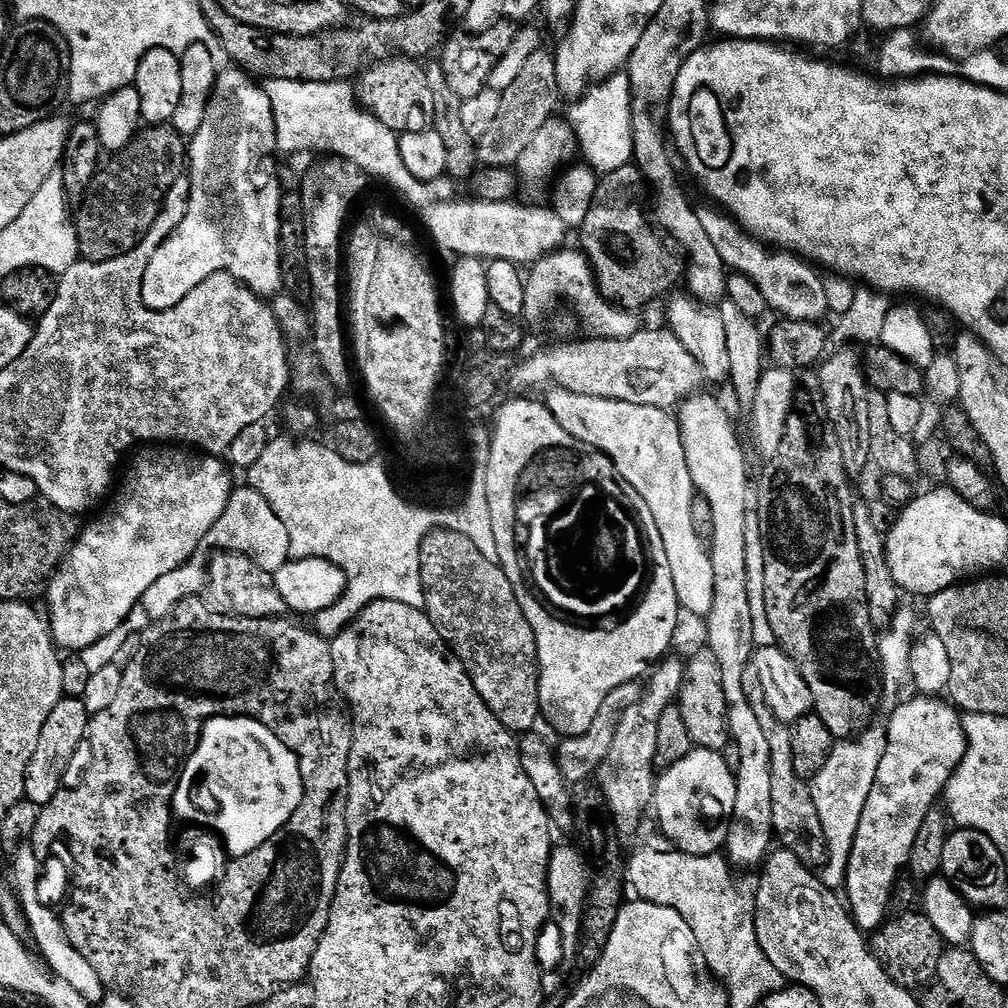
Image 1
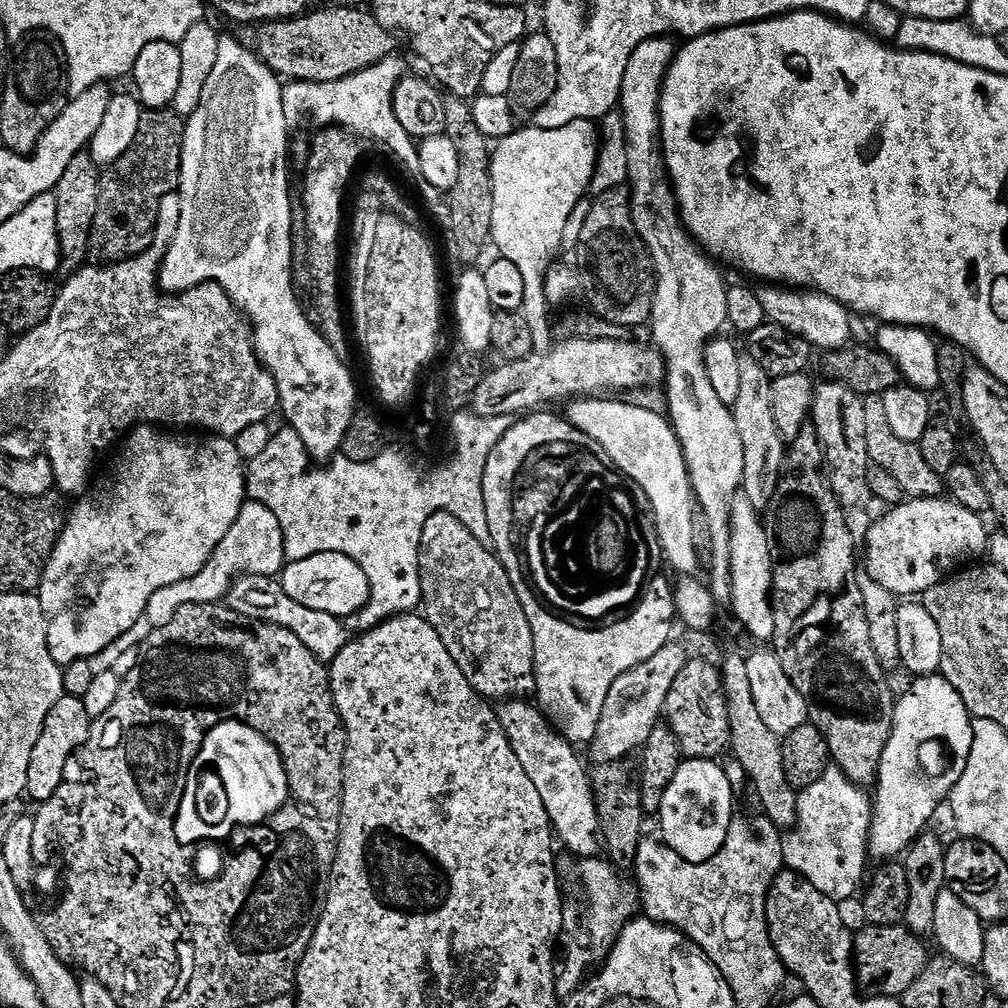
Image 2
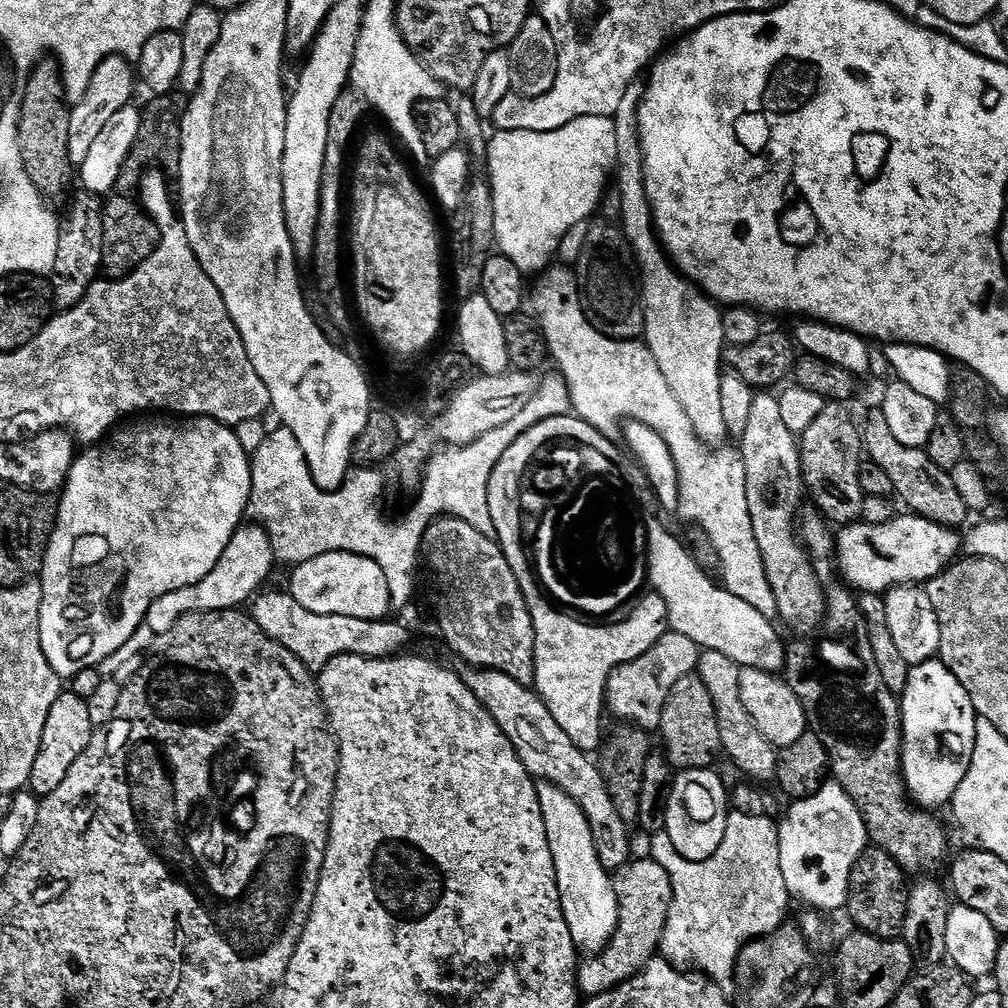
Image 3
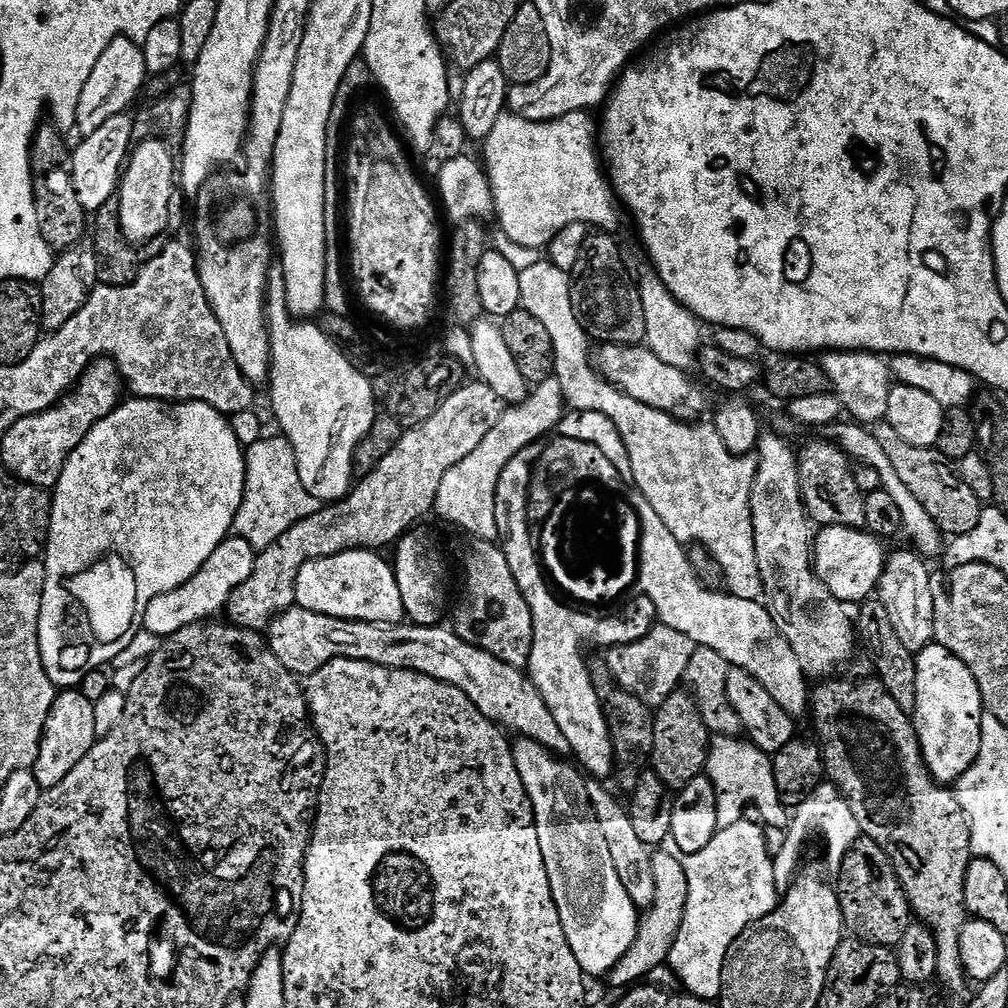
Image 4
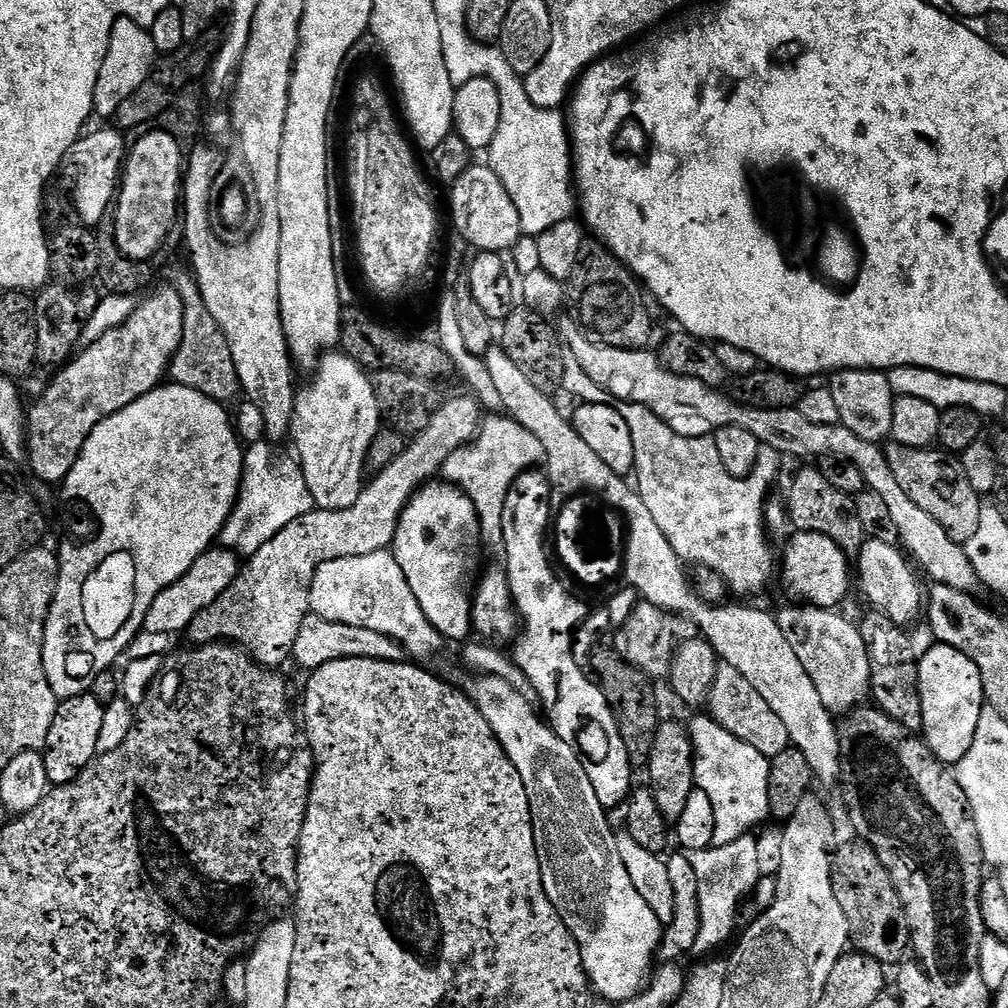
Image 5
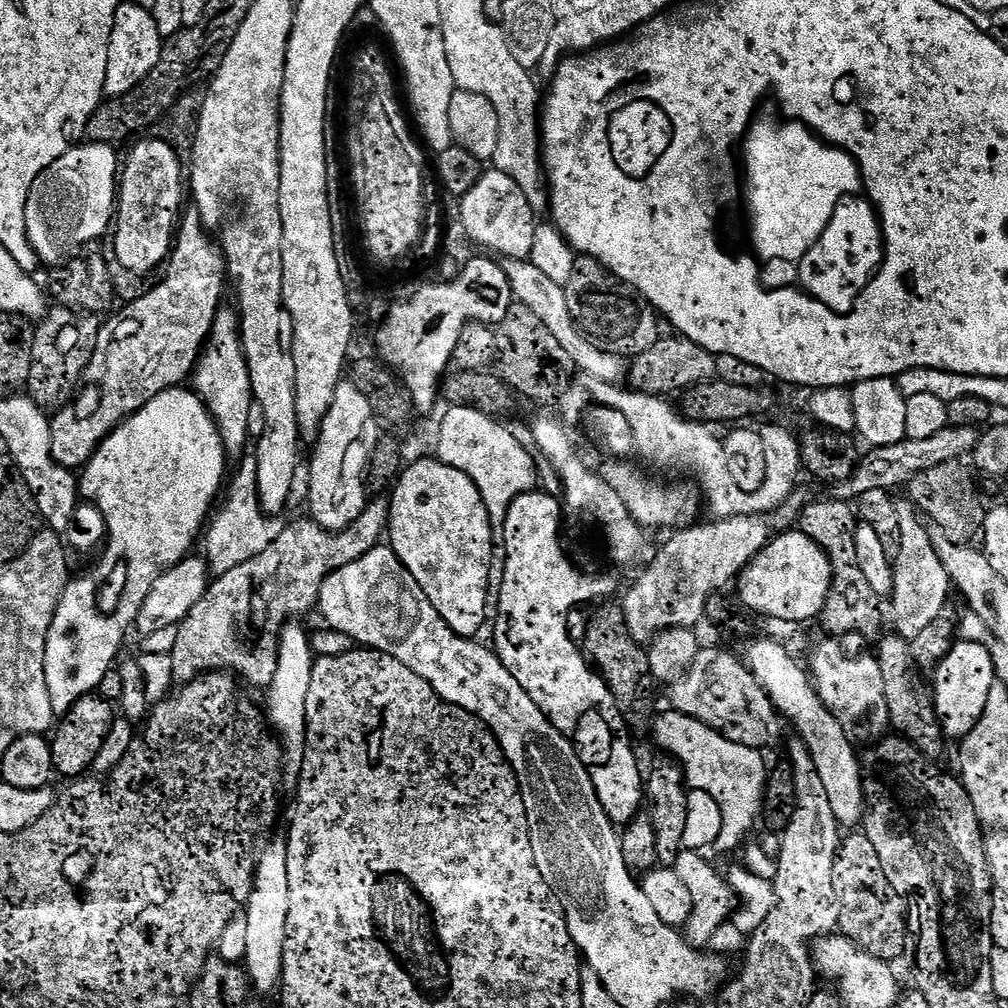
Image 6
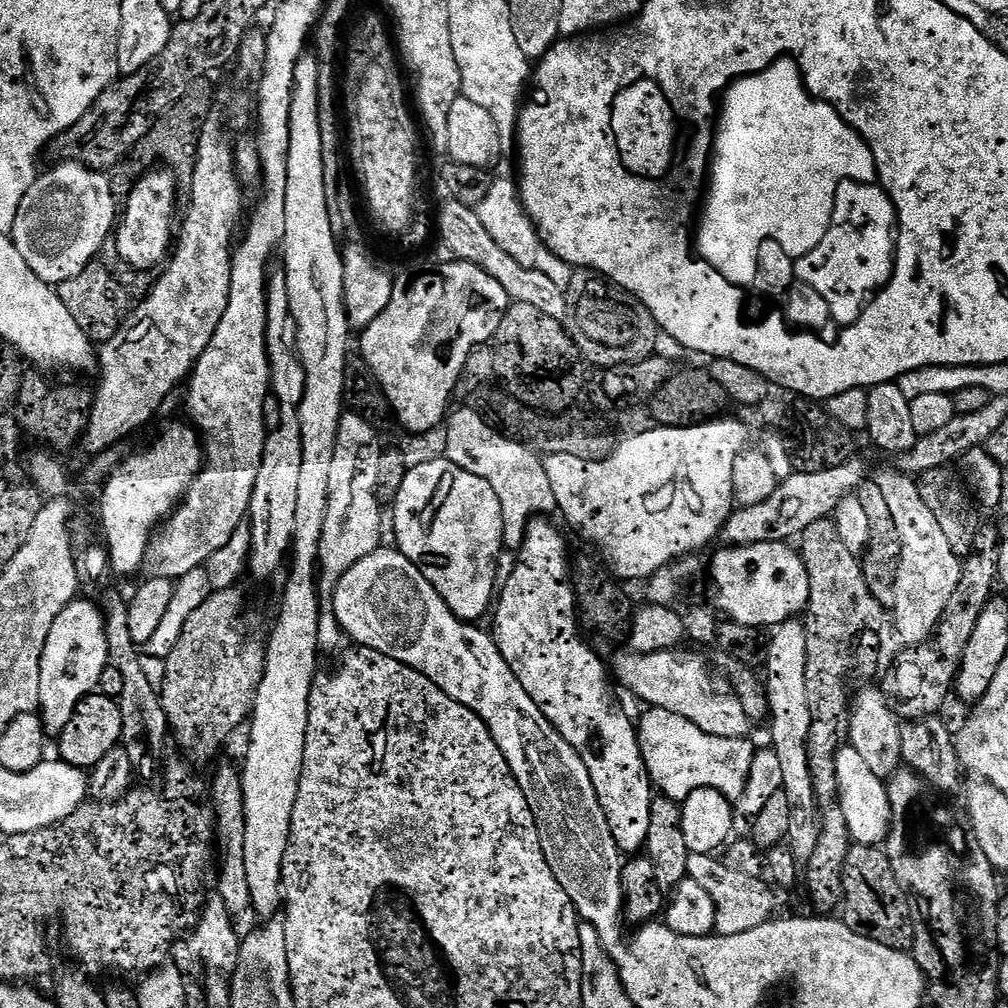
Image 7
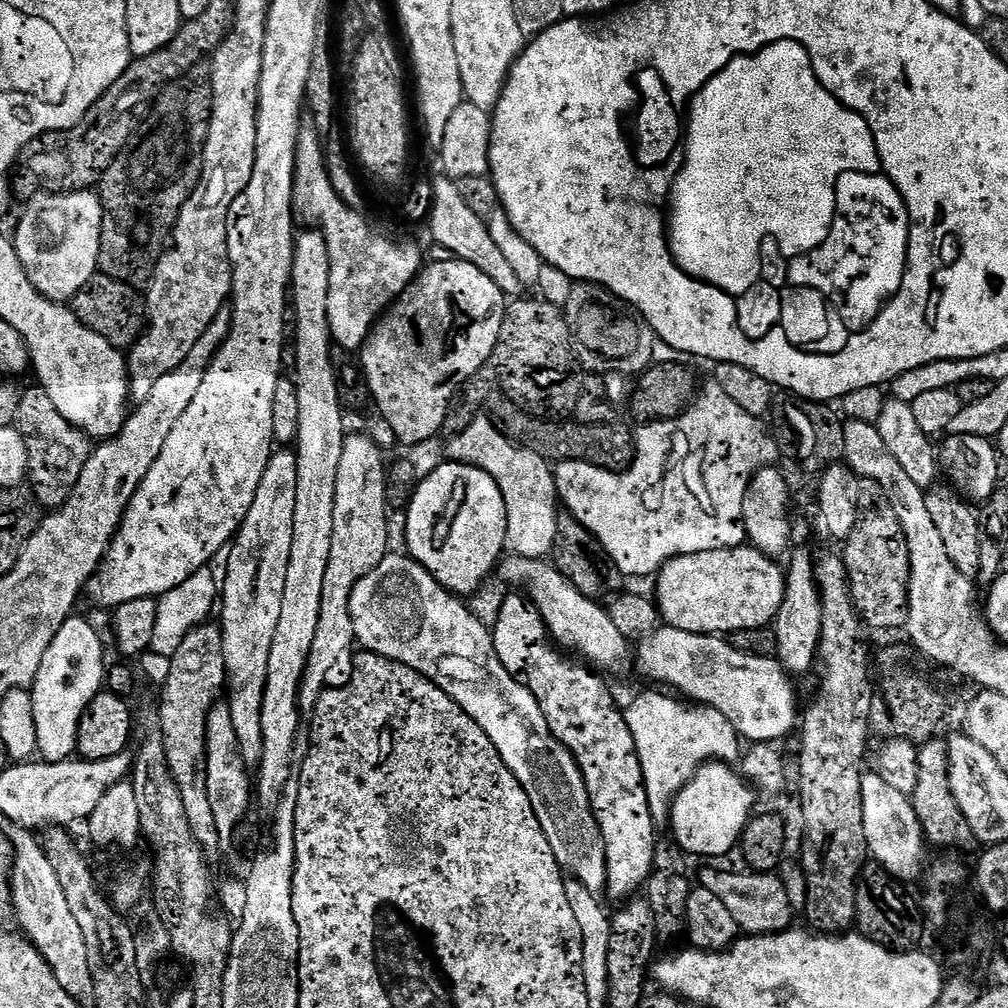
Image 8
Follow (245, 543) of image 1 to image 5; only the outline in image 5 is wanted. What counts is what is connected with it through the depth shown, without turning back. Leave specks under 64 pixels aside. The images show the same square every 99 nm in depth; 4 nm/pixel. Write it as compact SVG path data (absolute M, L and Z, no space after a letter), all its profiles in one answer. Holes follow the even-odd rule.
M223 546L209 548L201 554L198 562L194 562L194 566L190 566L186 574L182 574L182 578L178 578L178 582L174 582L154 598L144 619L143 631L154 634L183 633L192 625L199 612L206 610L210 602L214 602L230 587L241 567L241 561L235 552L229 552Z

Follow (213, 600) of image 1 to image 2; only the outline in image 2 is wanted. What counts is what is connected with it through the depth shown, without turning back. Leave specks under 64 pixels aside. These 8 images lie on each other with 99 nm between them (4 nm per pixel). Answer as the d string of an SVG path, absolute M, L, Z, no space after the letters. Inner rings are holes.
M271 576L239 577L233 583L232 589L226 594L226 604L227 607L233 608L238 614L242 614L246 618L261 620L274 626L282 626L282 630L290 630L290 634L298 637L302 646L306 646L306 650L310 650L310 654L314 654L319 660L325 662L331 662L347 646L350 639L348 625L341 617L322 614L322 610L310 610L310 606L301 606L298 602L294 602L294 598L290 598L290 594L286 594L286 590L281 586L279 579Z

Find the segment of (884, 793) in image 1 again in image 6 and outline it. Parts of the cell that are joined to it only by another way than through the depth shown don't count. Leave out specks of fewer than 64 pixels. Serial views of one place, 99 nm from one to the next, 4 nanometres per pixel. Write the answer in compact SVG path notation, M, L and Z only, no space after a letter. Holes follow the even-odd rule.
M960 640L955 643L947 656L939 657L936 668L936 692L934 703L936 717L940 719L940 728L945 737L963 741L974 730L986 710L990 690L998 683L991 656L984 645Z

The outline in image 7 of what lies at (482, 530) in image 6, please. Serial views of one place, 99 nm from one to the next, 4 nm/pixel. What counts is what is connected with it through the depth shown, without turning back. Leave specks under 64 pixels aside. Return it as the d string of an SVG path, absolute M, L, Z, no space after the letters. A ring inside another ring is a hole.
M441 458L409 467L406 478L402 482L402 490L398 490L398 498L391 505L392 528L396 531L395 547L438 590L442 602L450 606L450 610L458 619L465 622L480 622L484 615L489 615L498 592L496 582L496 559L500 550L505 547L503 538L502 502L498 502L498 494L494 494L490 482L460 469L454 462Z

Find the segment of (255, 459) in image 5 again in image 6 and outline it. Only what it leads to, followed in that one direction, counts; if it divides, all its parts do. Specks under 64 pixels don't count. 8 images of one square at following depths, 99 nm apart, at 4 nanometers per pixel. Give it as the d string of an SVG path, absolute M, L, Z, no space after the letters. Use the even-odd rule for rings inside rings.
M248 458L248 461L233 476L231 473L230 483L227 485L223 500L219 505L220 513L218 513L218 508L215 515L211 517L206 528L206 535L203 537L205 540L202 556L213 577L226 574L230 570L234 570L234 566L242 566L242 562L250 562L250 558L262 554L262 550L266 550L266 546L270 546L270 542L274 542L278 538L278 534L285 526L283 519L277 518L275 515L268 515L260 508L259 494L256 492L255 459Z

